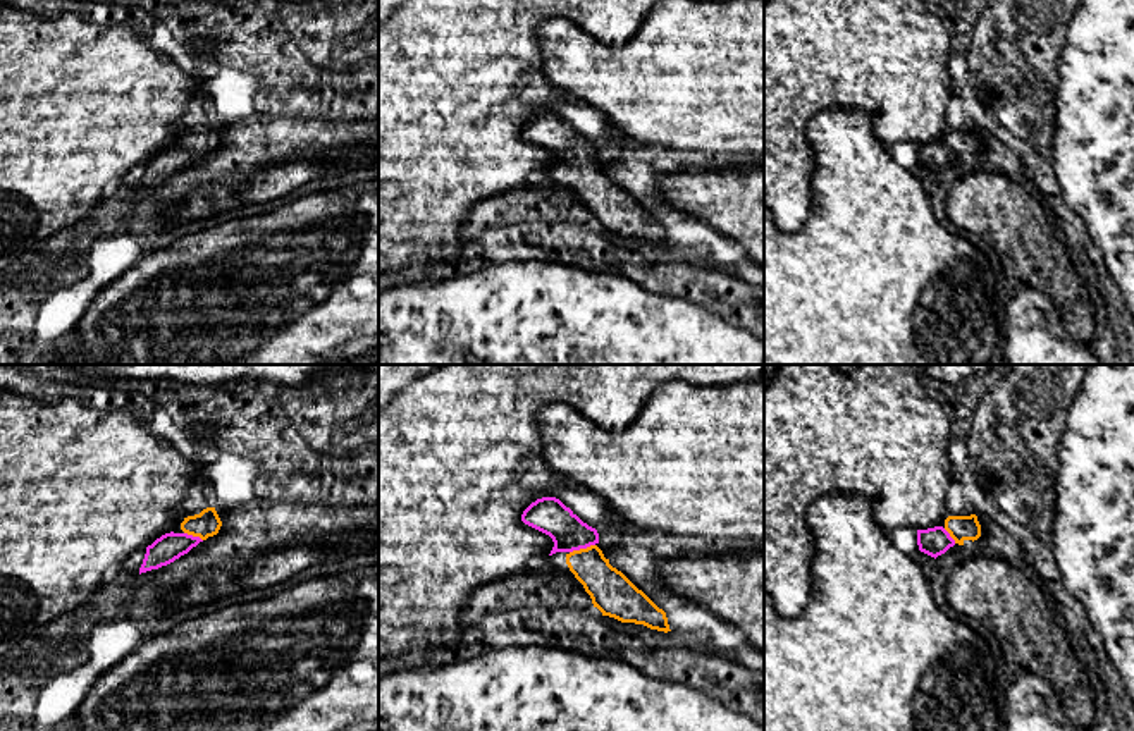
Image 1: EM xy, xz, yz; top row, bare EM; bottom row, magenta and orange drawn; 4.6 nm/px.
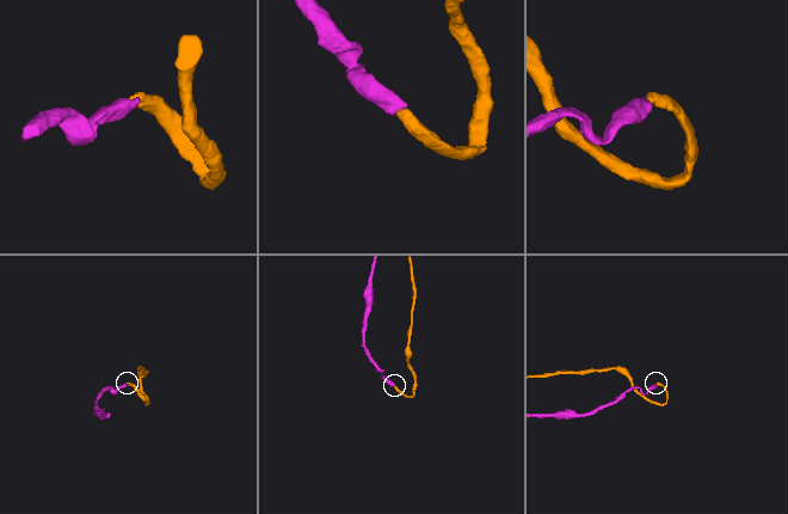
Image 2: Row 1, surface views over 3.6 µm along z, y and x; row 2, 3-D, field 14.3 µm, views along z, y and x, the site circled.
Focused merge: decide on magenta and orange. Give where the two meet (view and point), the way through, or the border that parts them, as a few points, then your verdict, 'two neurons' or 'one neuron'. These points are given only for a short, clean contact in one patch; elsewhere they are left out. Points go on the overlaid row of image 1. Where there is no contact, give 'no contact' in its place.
contact xz (582, 547); way xz (548, 515), (582, 547), (585, 561), (611, 592); one neuron

